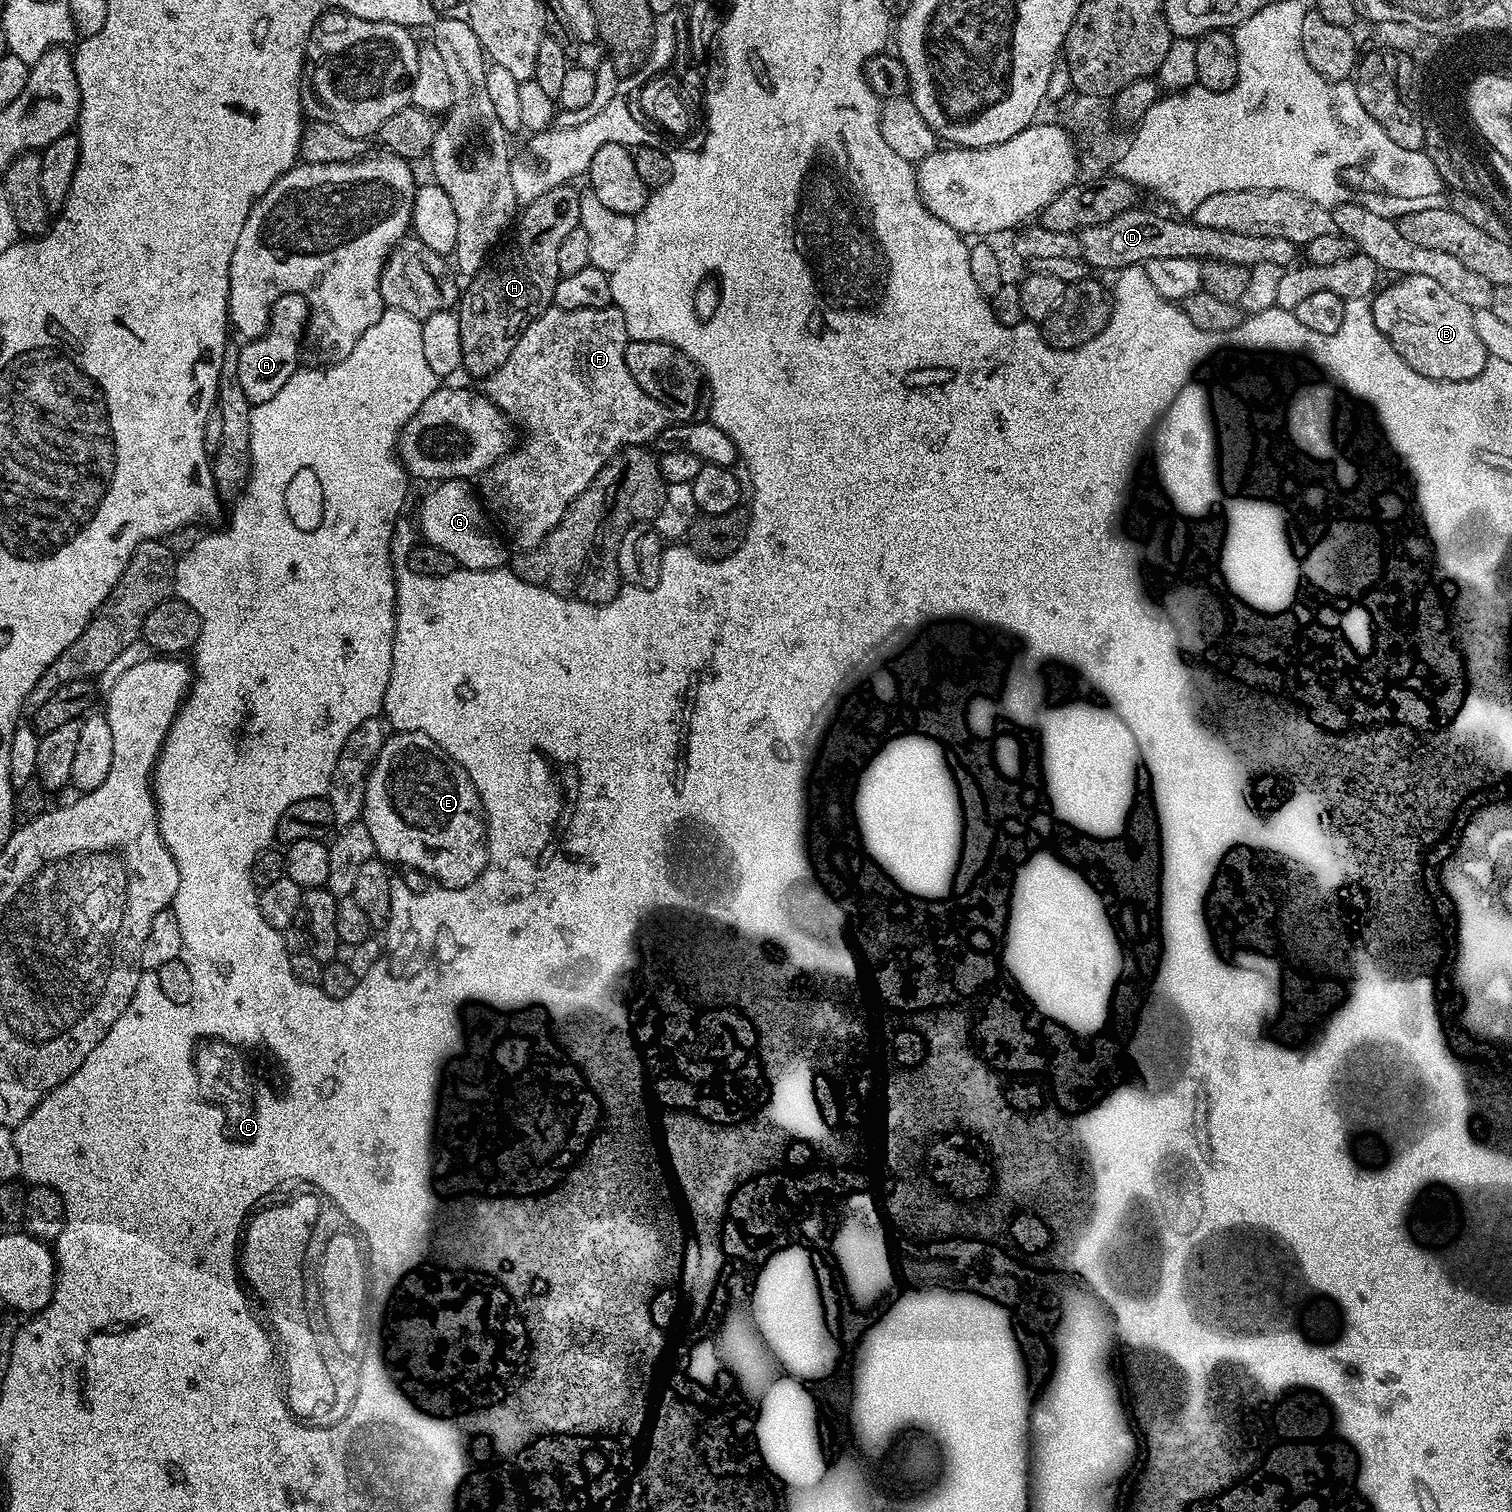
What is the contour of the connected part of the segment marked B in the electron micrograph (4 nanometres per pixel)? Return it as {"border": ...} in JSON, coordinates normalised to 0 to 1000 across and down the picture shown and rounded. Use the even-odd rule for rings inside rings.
{"border":[[[929,183],[924,186],[924,188],[921,188],[919,190],[913,190],[907,196],[907,207],[911,218],[914,218],[914,221],[921,227],[924,234],[933,243],[938,245],[938,247],[946,251],[976,251],[978,247],[981,246],[985,236],[983,229],[980,229],[980,224],[978,224],[978,218],[975,218],[974,204],[971,204],[970,200],[962,197],[959,192],[951,189],[948,184]]]}

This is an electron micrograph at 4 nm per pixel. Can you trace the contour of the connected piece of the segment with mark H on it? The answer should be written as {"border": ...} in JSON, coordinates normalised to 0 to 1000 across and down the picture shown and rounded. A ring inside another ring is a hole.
{"border":[[[370,122],[368,124],[361,126],[358,131],[353,131],[343,141],[343,147],[341,149],[341,157],[339,159],[339,162],[326,173],[325,177],[321,176],[313,182],[306,191],[303,199],[303,208],[305,216],[306,228],[306,241],[306,245],[310,245],[312,249],[321,250],[327,247],[337,237],[337,231],[343,229],[343,224],[351,216],[353,210],[356,210],[362,204],[366,203],[365,198],[368,187],[370,186],[370,179],[369,179],[369,165],[372,163],[374,155],[377,152],[384,150],[384,130],[383,126],[380,127],[376,122]]]}

